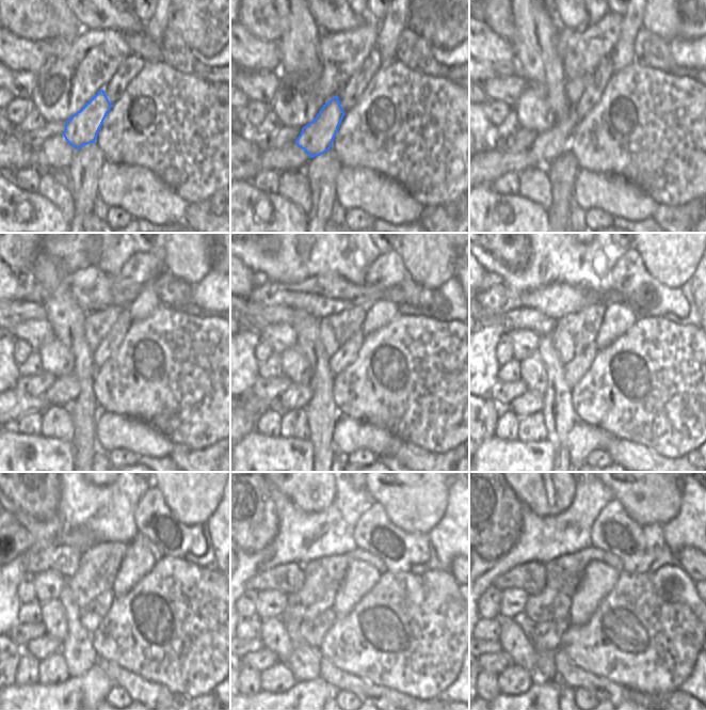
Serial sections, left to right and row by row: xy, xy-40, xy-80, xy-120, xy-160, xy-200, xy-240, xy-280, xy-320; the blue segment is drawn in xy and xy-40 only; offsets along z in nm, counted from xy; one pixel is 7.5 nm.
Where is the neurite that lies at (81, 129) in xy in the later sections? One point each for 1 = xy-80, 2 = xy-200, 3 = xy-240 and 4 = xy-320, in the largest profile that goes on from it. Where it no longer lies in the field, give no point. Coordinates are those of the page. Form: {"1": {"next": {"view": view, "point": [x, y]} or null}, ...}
{"1": {"next": {"view": "xy-80", "point": [548, 145]}}, "2": {"next": {"view": "xy-200", "point": [531, 401]}}, "3": {"next": {"view": "xy-240", "point": [43, 647]}}, "4": {"next": {"view": "xy-320", "point": [495, 663]}}}

